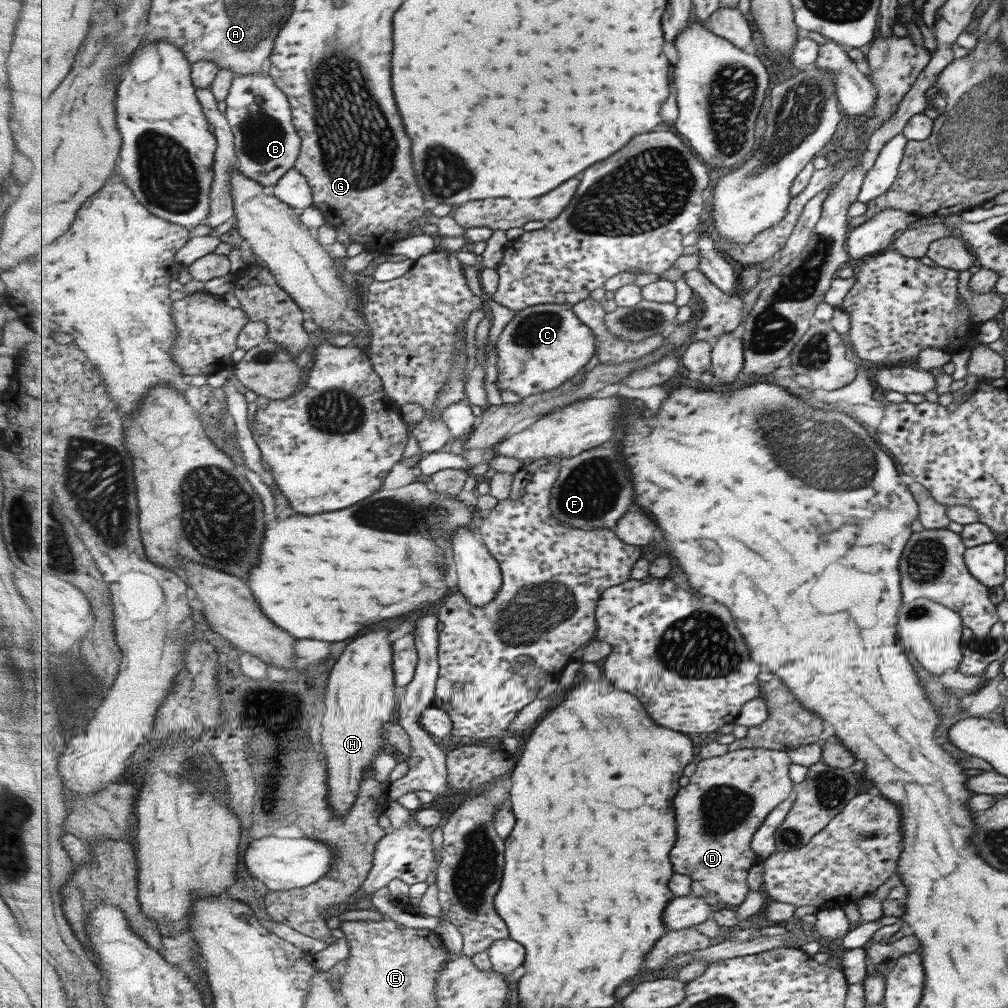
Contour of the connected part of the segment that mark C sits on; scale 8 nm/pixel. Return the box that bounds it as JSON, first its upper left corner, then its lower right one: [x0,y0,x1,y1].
[497,304,597,399]

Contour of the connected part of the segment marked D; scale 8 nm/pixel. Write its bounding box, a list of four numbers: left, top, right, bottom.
[671,748,794,904]

